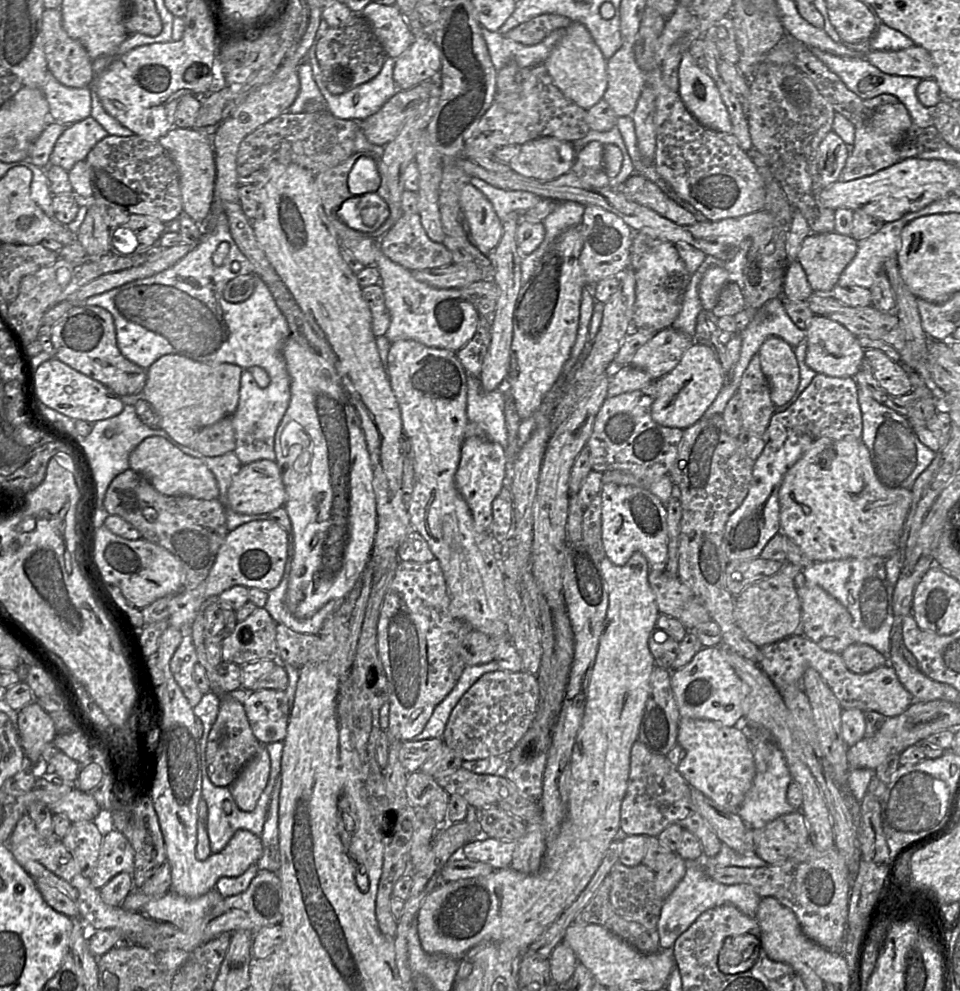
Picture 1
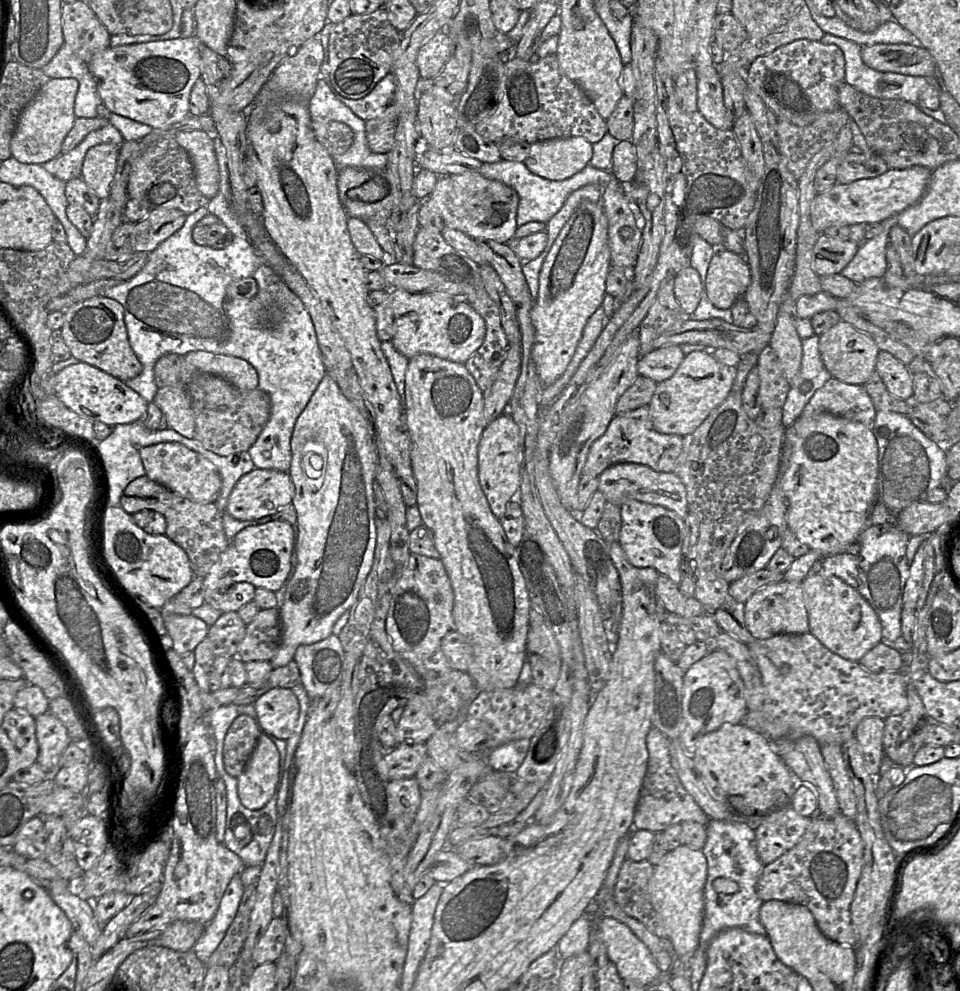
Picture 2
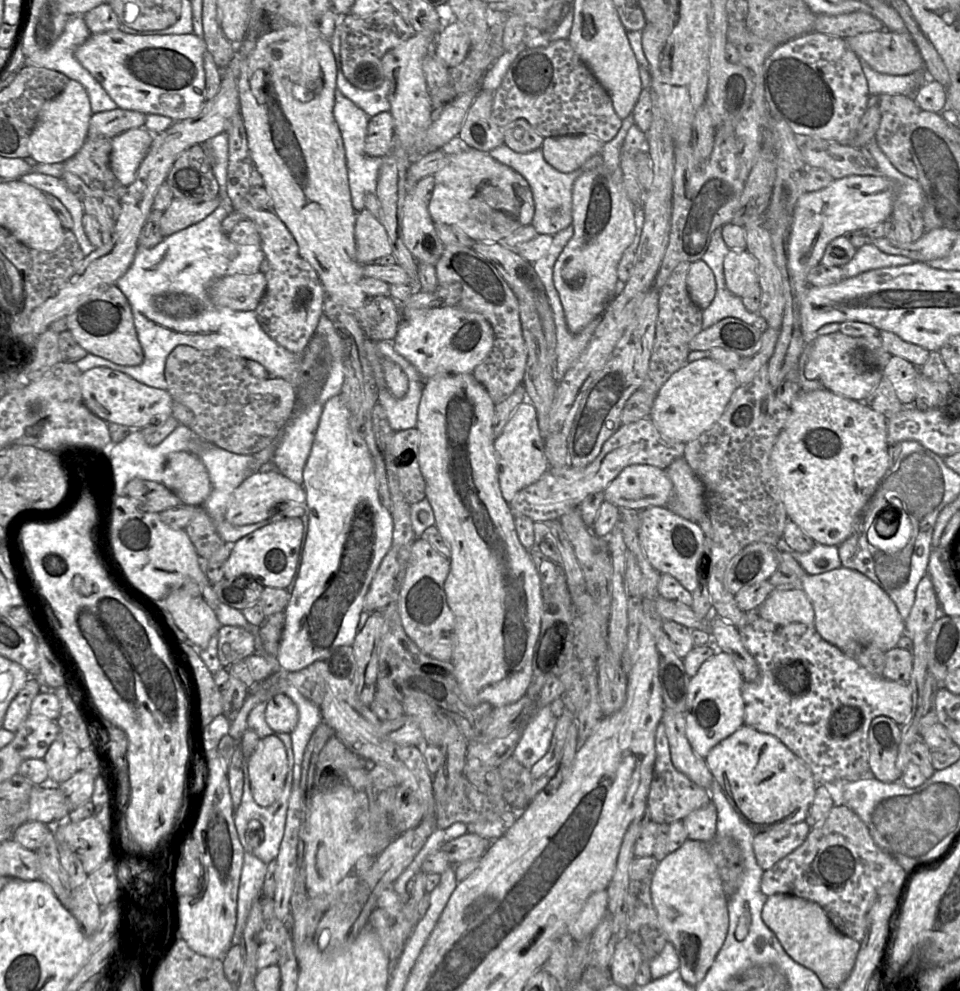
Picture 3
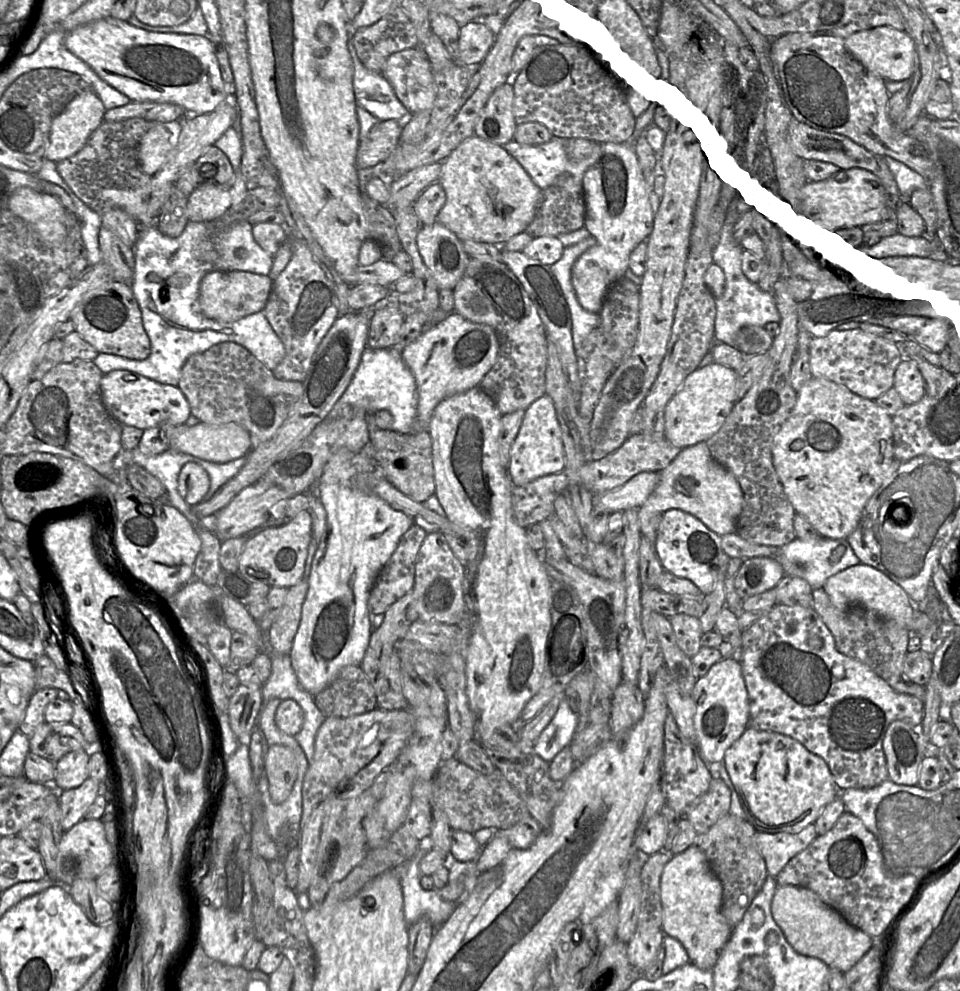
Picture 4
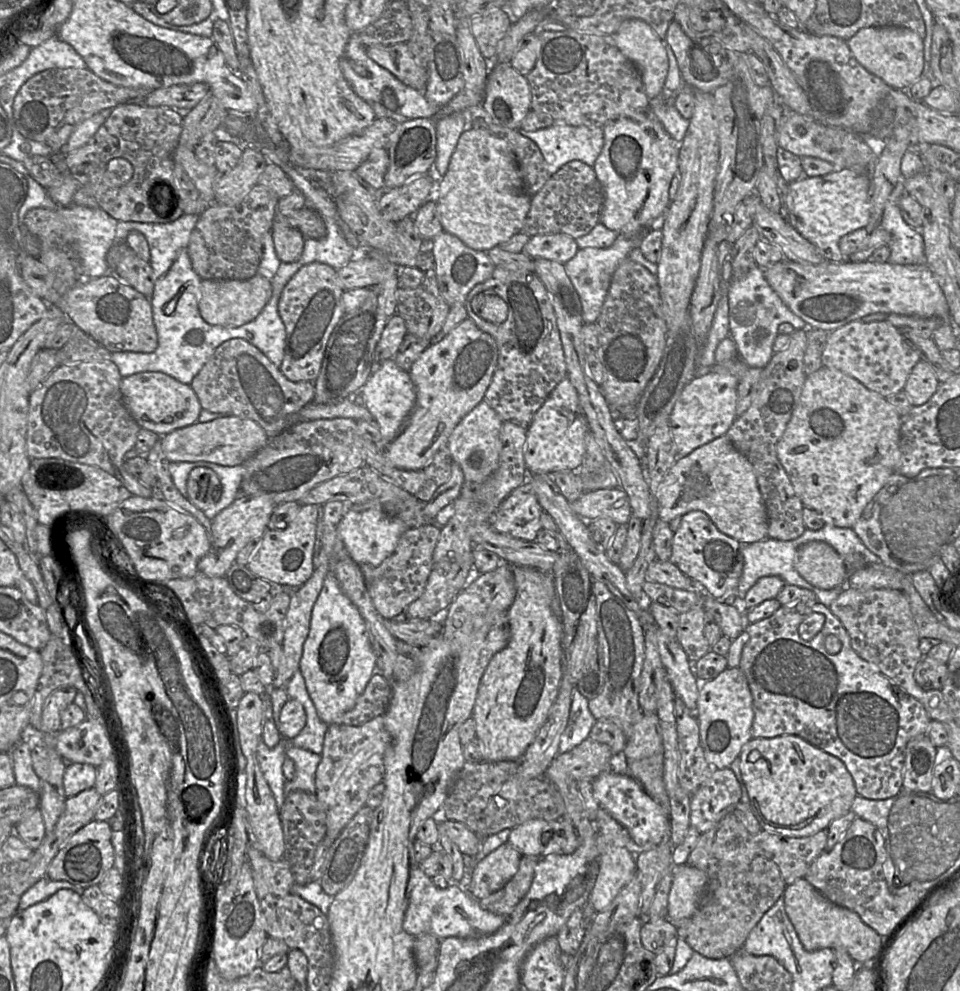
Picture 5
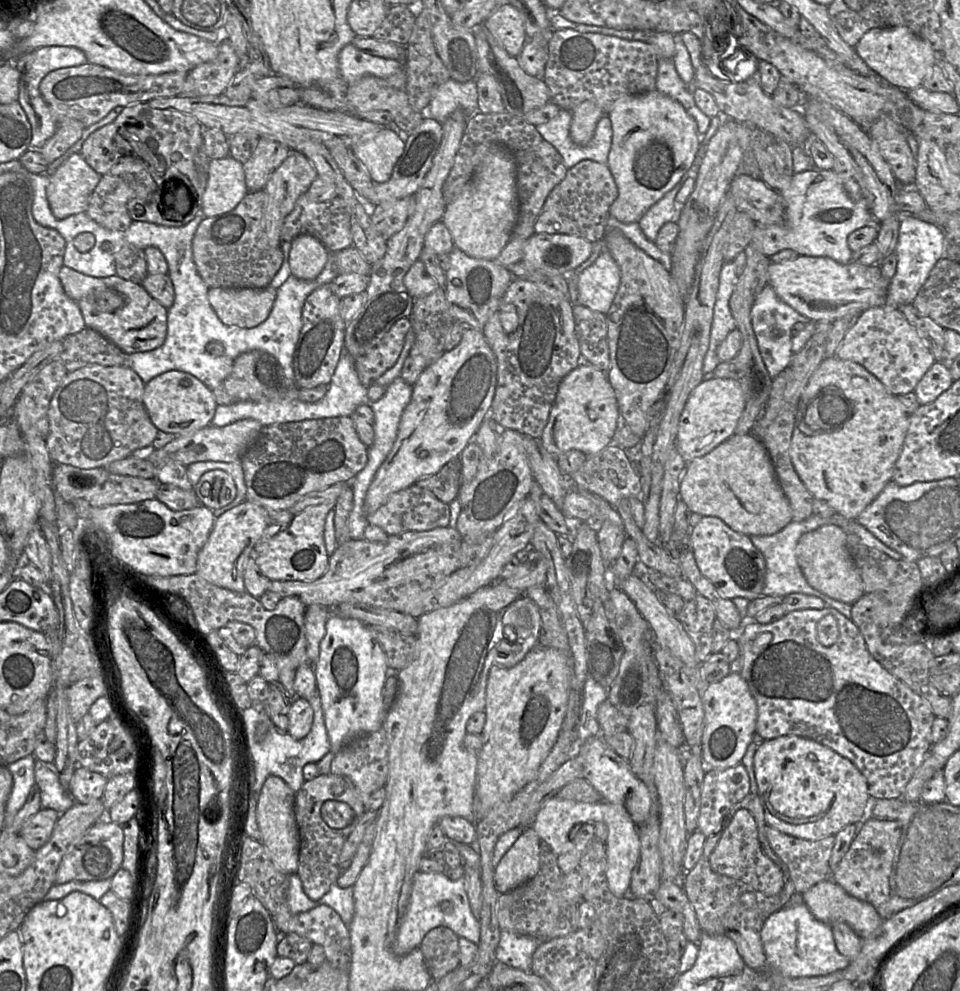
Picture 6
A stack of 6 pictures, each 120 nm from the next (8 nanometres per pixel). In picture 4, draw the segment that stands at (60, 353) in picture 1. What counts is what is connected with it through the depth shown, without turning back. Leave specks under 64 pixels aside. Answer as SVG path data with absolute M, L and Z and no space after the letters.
M113 280L87 293L75 307L70 320L75 325L74 330L99 353L114 354L134 360L144 360L151 353L151 342L143 327L140 306L130 286L123 282Z

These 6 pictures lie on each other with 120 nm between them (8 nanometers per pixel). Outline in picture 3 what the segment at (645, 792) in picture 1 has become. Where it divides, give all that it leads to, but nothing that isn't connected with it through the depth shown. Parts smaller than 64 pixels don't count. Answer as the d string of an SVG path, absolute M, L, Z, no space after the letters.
M662 721L659 722L655 733L655 750L656 759L653 779L646 801L646 808L648 809L651 821L658 824L672 824L676 821L683 821L691 812L711 802L710 791L708 789L697 785L674 766L671 759L666 727Z

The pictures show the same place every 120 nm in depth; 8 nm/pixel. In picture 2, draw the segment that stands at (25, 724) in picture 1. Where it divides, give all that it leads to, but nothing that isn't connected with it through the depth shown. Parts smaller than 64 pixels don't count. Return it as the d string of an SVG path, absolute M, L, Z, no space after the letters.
M50 712L35 718L36 738L39 745L37 763L45 771L55 770L60 765L63 751L71 744L67 729Z

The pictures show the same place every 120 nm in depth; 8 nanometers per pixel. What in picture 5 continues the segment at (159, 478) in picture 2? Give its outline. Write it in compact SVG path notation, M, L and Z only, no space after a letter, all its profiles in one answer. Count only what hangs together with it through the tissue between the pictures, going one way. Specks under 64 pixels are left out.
M196 467L187 479L187 498L197 508L206 510L215 505L222 496L218 475L210 468Z

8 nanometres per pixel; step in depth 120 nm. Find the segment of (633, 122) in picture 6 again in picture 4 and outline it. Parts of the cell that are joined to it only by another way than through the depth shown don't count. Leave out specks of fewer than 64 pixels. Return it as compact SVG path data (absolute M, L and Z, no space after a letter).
M629 141L599 144L601 144L600 157L587 169L582 179L586 208L584 228L596 239L596 243L579 256L571 269L571 283L578 302L586 311L593 313L601 311L610 287L627 272L632 250L650 235L655 219L655 211L650 202L654 184L653 176L652 174L649 177L644 175L634 144Z

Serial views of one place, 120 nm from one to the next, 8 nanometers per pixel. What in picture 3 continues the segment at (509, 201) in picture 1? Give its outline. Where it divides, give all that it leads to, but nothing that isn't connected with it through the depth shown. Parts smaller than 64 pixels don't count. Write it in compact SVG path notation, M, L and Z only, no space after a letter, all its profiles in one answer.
M501 145L493 149L490 155L498 162L509 166L521 174L527 180L534 201L534 215L530 226L532 226L538 234L549 234L552 236L571 225L572 188L575 181L584 173L602 164L602 154L598 153L586 161L576 171L562 173L546 162L540 149L528 153L517 153L508 146Z

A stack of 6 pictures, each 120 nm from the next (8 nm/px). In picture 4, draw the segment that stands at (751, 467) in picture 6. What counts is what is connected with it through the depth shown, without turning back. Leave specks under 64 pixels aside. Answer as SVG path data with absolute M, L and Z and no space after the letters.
M706 441L683 448L660 472L660 479L647 501L638 509L641 537L655 542L663 514L671 509L692 514L710 530L722 536L735 533L744 495L735 476L712 457Z

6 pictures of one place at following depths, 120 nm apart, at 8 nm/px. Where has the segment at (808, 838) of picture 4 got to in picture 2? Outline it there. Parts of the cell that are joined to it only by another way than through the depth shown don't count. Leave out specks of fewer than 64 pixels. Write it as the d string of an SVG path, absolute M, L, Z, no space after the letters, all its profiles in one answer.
M791 807L768 817L755 829L756 852L760 861L769 864L791 850L811 823L811 817L798 814Z

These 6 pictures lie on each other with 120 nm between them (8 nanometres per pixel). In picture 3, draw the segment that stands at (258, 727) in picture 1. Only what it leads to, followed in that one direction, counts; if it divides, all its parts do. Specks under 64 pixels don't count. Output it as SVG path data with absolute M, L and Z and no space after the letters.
M277 693L267 701L265 720L275 732L290 735L299 721L298 707L287 695Z

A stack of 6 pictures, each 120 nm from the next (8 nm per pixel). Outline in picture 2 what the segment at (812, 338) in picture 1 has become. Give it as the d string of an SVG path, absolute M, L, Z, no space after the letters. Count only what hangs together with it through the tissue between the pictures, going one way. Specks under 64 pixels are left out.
M841 320L819 335L819 352L832 378L847 384L864 385L876 371L880 349L867 334Z

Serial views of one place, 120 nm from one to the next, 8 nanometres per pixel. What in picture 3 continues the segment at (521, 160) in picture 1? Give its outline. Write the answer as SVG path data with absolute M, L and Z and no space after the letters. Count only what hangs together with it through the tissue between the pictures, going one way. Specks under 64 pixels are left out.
M575 135L545 138L540 150L553 168L562 173L570 173L601 153L602 148L603 143L593 136Z

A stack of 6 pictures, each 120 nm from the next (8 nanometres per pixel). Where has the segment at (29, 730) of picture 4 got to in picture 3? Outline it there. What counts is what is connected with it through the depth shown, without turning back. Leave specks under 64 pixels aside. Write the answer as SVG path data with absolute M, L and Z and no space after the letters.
M29 675L29 679L9 704L3 719L2 728L15 733L30 715L31 703L40 692L55 694L54 690L40 686L38 681Z

